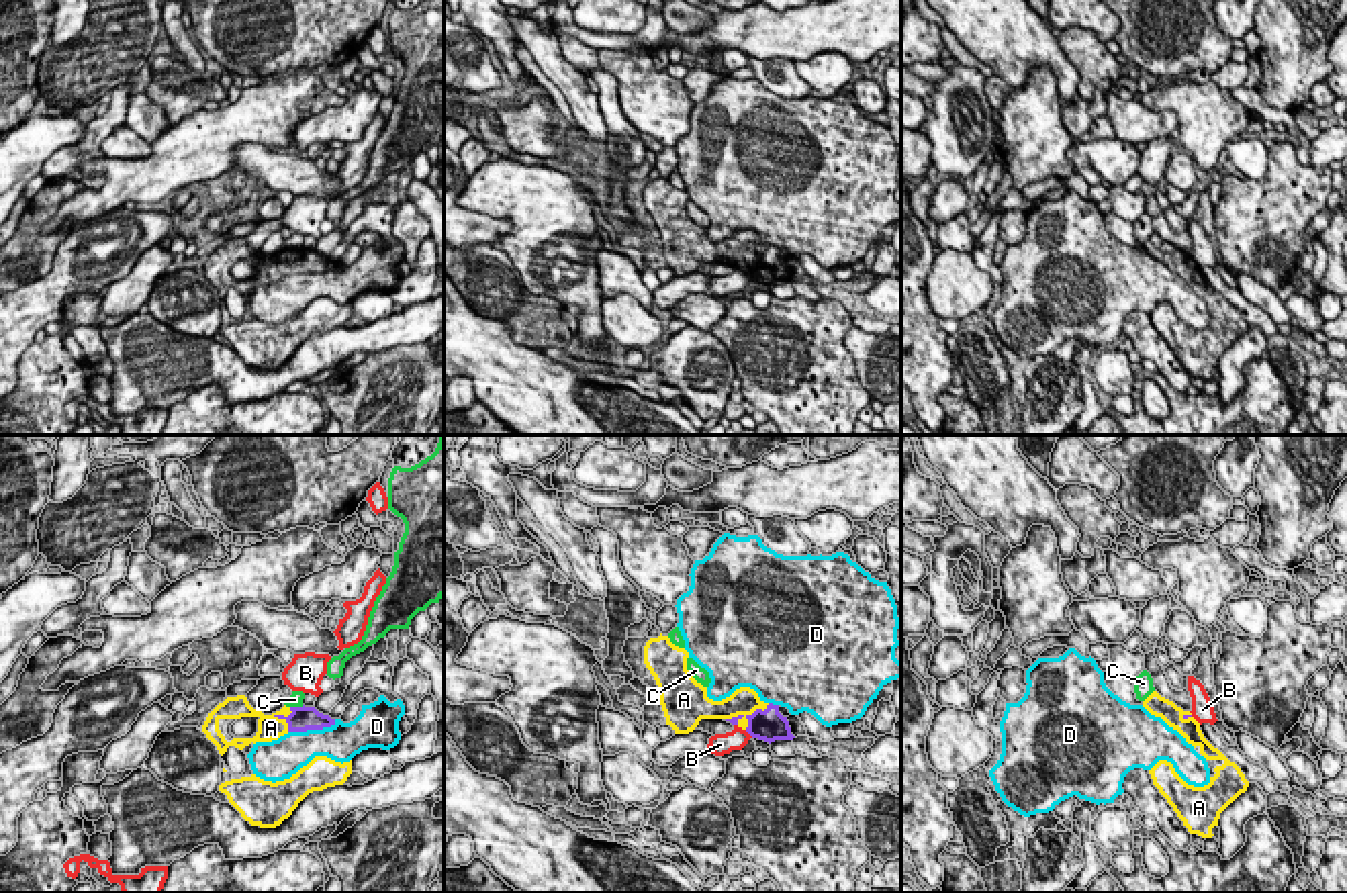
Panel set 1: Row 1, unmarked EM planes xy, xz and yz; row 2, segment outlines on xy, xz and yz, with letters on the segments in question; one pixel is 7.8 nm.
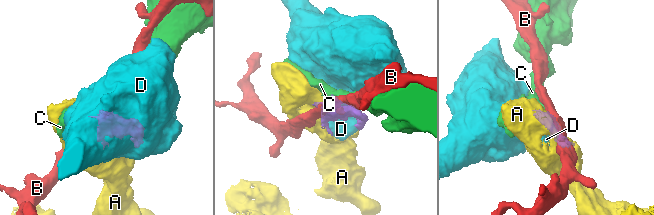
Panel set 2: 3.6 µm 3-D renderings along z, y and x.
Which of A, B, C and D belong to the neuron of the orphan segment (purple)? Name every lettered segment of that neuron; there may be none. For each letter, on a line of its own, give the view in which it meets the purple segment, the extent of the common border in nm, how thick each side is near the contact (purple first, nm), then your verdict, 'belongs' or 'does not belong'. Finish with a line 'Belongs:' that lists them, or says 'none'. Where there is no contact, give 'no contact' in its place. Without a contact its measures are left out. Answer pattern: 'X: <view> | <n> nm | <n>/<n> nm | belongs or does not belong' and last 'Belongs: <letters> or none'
A: xz | 380 nm | 240/220 nm | belongs
B: xz | 100 nm | 240/170 nm | does not belong
C: xy | 110 nm | 190/120 nm | does not belong
D: xy | 400 nm | 190/300 nm | does not belong
Belongs: A

